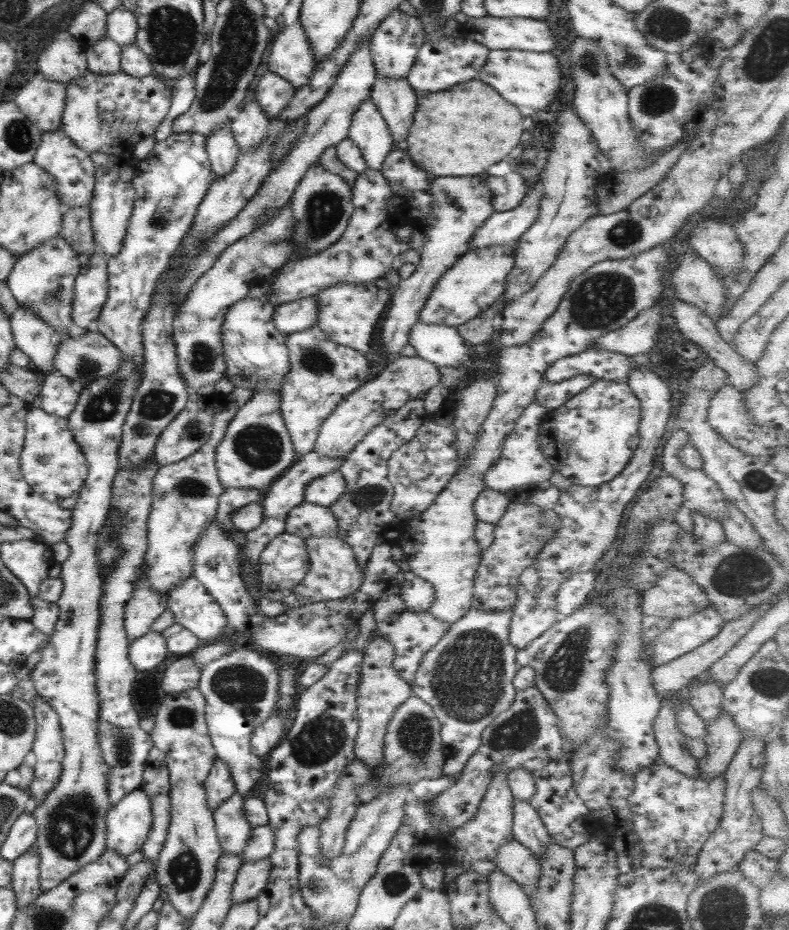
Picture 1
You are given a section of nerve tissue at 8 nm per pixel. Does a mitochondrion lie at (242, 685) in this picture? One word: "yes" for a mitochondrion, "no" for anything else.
yes

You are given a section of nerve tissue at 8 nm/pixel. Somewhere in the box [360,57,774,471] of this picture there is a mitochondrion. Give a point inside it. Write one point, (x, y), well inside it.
(600, 300)

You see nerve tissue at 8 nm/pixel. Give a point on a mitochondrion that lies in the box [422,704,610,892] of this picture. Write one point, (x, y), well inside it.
(517, 733)

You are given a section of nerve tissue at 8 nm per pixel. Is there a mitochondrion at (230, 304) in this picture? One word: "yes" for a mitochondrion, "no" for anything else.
no

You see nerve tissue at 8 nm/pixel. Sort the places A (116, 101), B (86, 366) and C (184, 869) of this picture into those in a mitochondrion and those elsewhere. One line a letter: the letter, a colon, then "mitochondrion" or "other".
A: other
B: mitochondrion
C: mitochondrion

